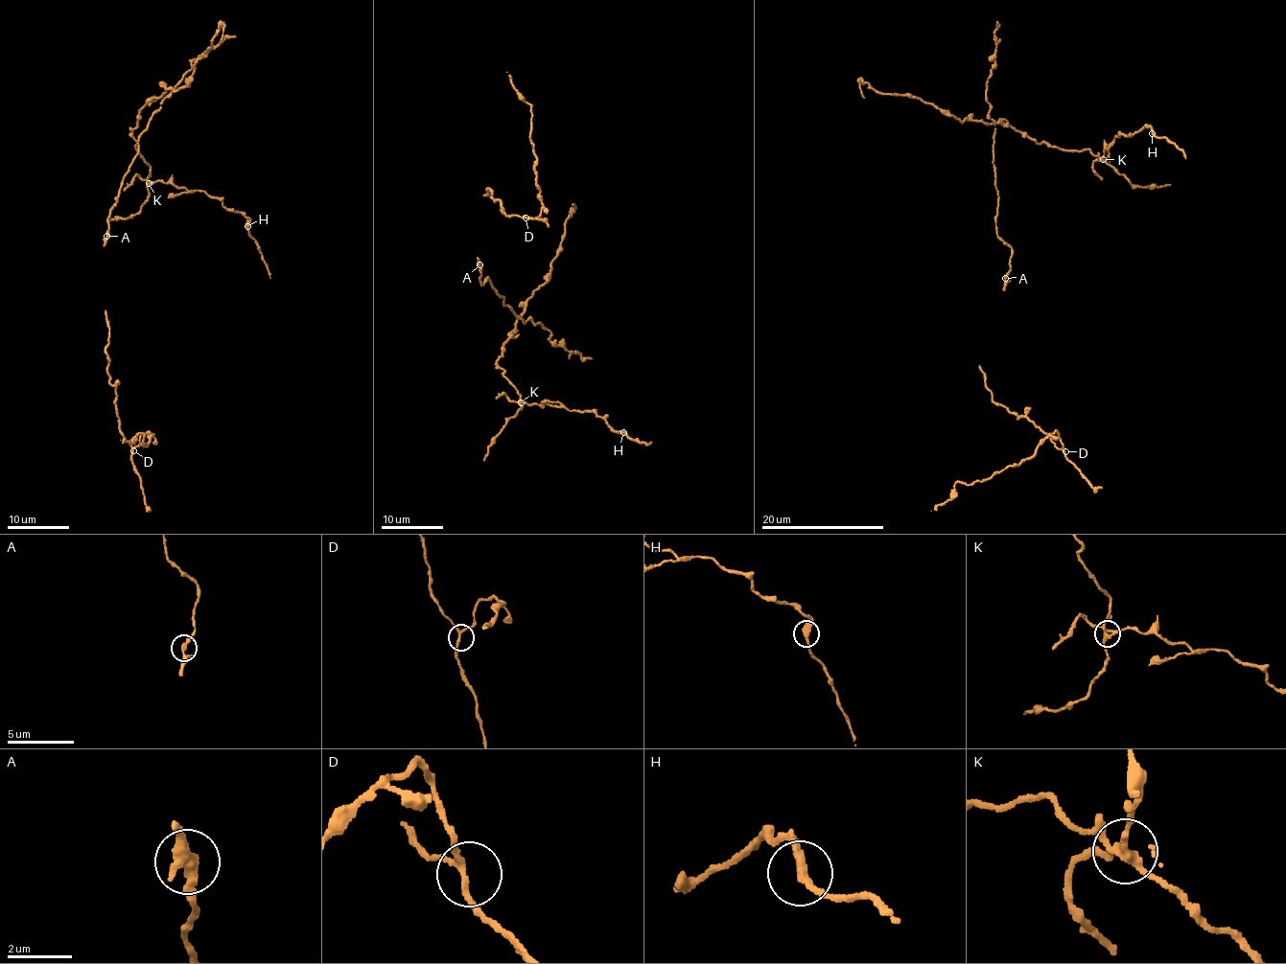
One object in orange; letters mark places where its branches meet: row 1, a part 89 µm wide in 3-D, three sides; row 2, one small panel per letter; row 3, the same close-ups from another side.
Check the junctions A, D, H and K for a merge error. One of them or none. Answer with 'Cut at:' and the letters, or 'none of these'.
Cut at: K

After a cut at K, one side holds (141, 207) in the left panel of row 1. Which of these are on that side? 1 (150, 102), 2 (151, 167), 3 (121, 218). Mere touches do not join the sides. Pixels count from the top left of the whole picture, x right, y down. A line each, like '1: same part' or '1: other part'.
1: same part
2: same part
3: same part

